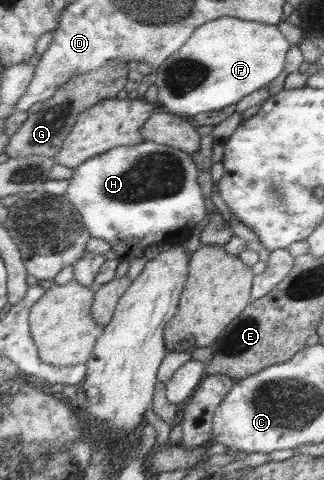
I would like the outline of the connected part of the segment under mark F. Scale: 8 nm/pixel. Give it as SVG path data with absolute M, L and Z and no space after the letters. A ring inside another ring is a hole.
M218 17L195 28L189 39L174 51L153 72L157 89L156 105L165 106L167 112L190 118L207 111L217 111L235 105L242 97L265 87L284 70L284 61L289 49L287 39L275 25L263 25L255 21L243 21L235 17Z

